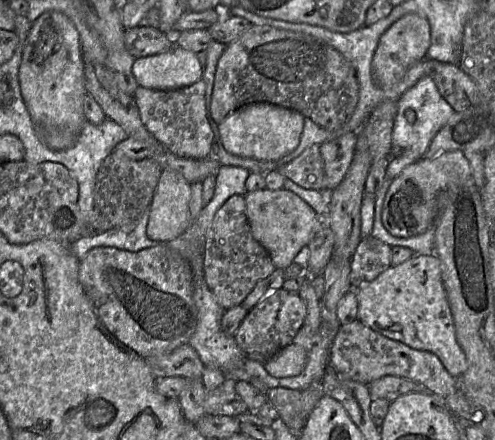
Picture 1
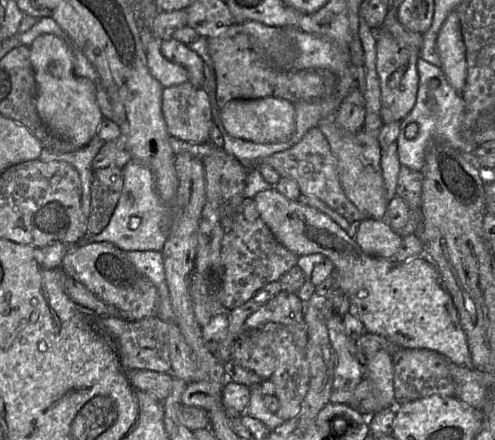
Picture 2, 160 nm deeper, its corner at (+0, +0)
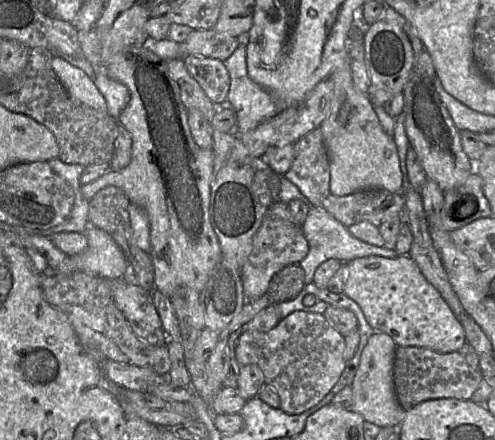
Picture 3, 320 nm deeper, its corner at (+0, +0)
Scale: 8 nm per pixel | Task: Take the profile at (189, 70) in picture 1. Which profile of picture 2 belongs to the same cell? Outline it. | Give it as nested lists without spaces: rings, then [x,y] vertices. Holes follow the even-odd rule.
[[[154,37],[145,46],[147,65],[151,75],[160,82],[164,88],[169,88],[189,81],[186,69],[174,64],[162,56],[160,43],[162,40]]]

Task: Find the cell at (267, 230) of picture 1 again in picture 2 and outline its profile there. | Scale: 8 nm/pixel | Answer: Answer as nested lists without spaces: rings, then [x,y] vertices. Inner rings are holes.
[[[274,188],[257,193],[253,200],[263,222],[274,237],[299,257],[319,253],[329,258],[335,272],[345,281],[353,311],[362,321],[367,332],[381,335],[401,348],[429,349],[439,352],[449,361],[471,367],[470,351],[465,332],[451,296],[441,283],[436,266],[426,257],[417,256],[398,261],[365,253],[348,233],[319,210],[290,200]]]

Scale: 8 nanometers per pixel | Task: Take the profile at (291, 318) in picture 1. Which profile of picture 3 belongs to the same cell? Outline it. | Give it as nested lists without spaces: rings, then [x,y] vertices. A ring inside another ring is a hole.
[[[275,304],[230,336],[230,358],[235,348],[239,364],[237,389],[247,401],[267,384],[279,395],[282,411],[300,414],[319,403],[340,379],[346,366],[345,339],[322,314],[295,311],[281,319]]]

